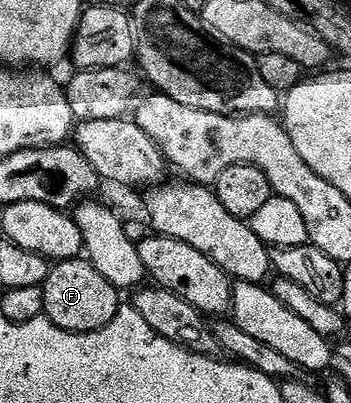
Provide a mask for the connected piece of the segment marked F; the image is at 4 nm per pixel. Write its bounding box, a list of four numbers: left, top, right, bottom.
[42,256,121,333]

